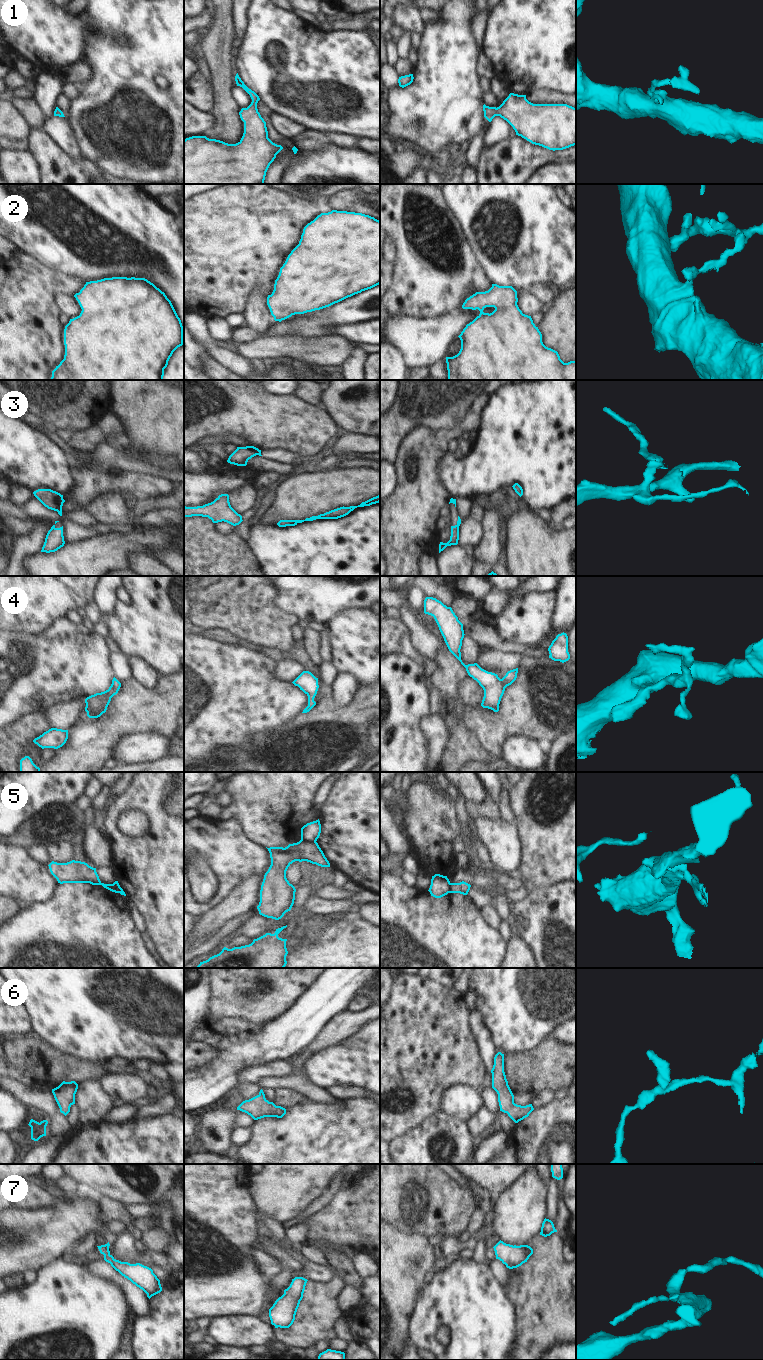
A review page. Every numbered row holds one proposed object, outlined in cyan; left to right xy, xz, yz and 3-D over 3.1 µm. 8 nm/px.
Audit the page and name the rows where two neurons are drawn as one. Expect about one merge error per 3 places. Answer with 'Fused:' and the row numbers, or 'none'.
Fused: 3, 5

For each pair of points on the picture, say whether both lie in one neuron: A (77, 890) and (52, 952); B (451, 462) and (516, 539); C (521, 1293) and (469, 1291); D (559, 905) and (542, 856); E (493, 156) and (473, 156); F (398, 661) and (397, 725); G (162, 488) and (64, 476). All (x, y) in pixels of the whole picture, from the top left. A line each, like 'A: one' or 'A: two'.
A: one
B: two
C: two
D: two
E: two
F: one
G: two

